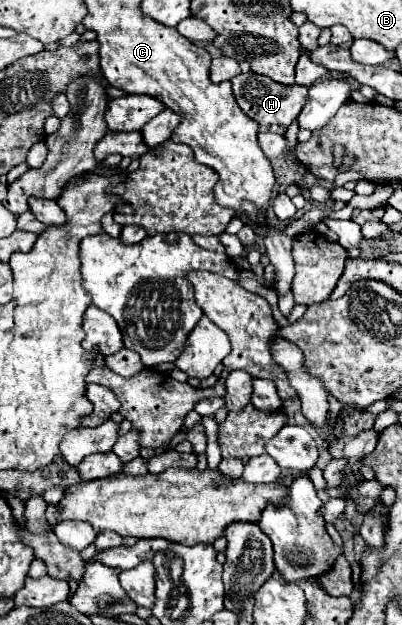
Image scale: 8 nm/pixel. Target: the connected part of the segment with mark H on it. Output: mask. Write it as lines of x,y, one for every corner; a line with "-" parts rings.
242,73
234,79
230,79
232,89
234,89
234,97
238,101
238,107
260,125
260,131
272,131
272,133
280,133
284,135
288,125
292,121
298,119
302,105
306,105
306,95
308,95
308,87
302,85
282,85
276,81
270,81
270,77
258,75
258,73

